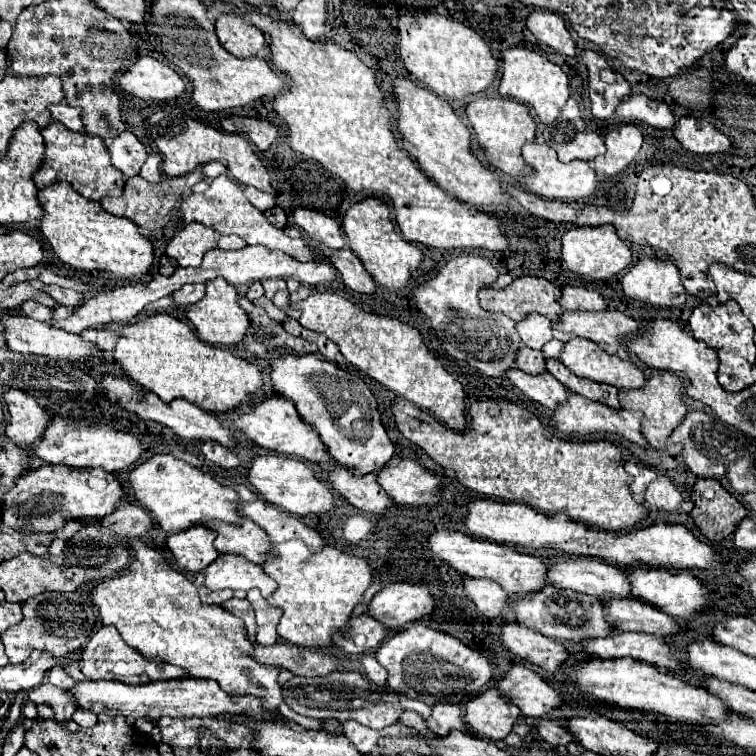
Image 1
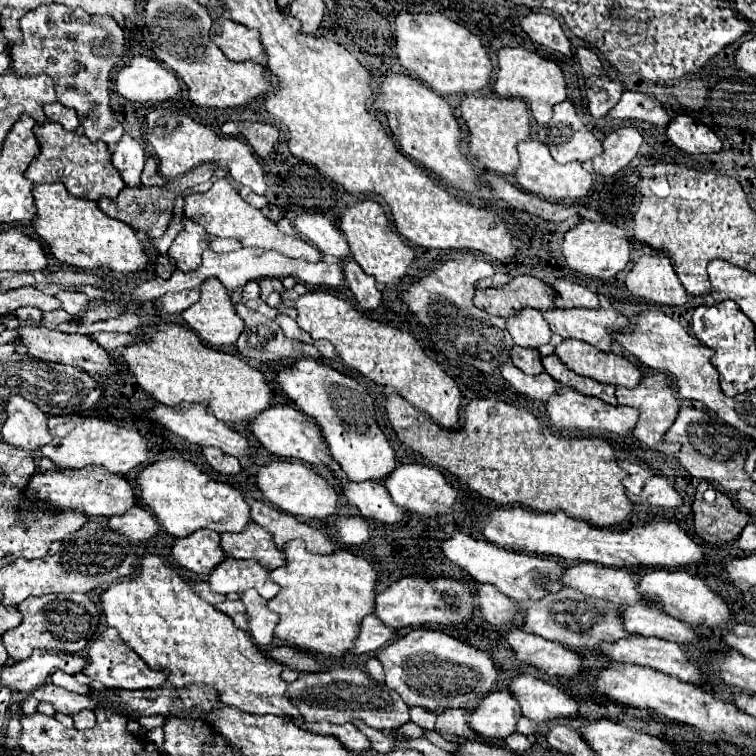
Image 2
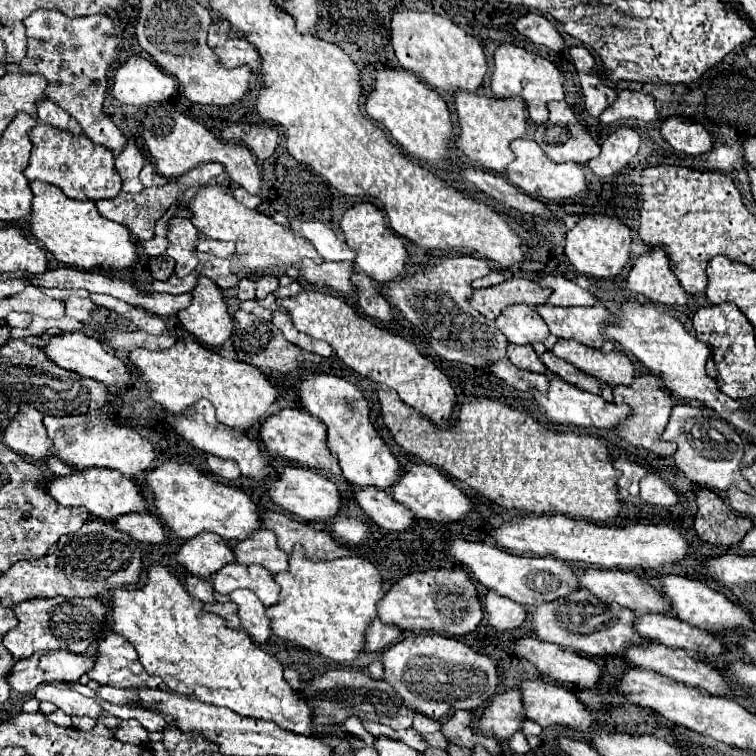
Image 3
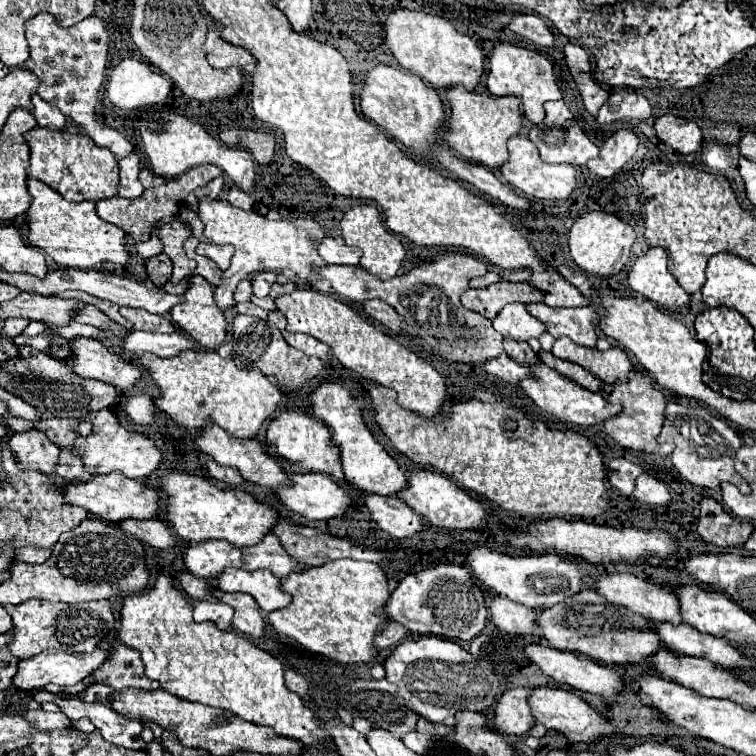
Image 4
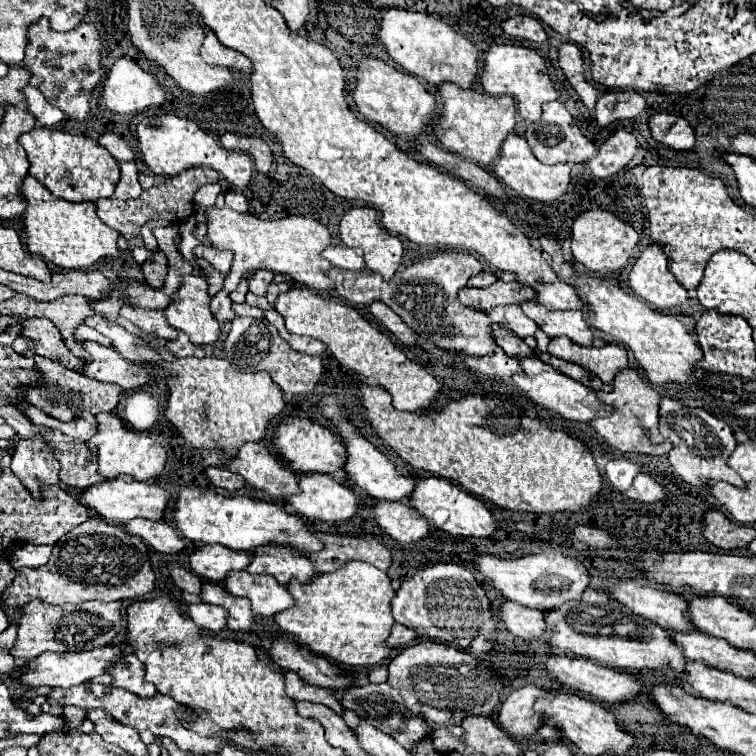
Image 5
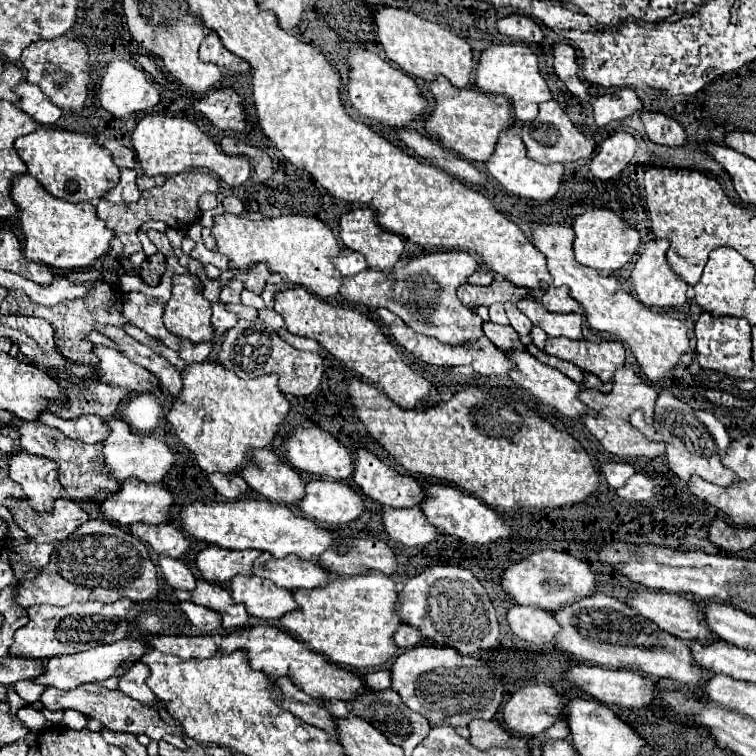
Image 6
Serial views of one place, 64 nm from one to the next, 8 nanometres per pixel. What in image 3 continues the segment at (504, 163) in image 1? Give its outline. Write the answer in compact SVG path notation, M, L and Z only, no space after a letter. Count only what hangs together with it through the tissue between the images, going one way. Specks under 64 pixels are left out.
M458 90L454 92L458 122L460 122L460 136L456 136L456 148L462 150L472 162L478 162L480 166L504 172L506 166L514 160L514 154L510 150L510 142L524 136L526 132L526 108L524 100L512 96L512 98L494 98L494 96L480 96L474 92Z

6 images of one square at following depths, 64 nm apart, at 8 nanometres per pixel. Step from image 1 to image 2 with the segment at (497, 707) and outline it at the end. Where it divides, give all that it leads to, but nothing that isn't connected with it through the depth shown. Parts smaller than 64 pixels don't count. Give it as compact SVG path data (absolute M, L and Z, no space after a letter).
M510 690L492 692L470 714L470 726L482 738L504 740L516 732L516 722L520 716L520 706Z

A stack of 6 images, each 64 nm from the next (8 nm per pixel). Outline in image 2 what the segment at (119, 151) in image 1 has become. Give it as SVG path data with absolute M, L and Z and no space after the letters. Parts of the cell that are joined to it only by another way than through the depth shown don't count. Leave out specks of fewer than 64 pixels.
M124 134L112 152L112 164L120 172L126 186L132 186L132 188L140 186L140 172L144 168L144 162L146 162L146 156L142 146L132 136Z

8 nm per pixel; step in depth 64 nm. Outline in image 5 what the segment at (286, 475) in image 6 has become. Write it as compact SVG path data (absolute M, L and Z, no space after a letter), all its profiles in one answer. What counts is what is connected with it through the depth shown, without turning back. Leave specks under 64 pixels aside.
M260 442L244 444L238 456L228 462L228 470L240 474L252 488L278 500L286 500L300 492L298 476L292 470L286 470Z

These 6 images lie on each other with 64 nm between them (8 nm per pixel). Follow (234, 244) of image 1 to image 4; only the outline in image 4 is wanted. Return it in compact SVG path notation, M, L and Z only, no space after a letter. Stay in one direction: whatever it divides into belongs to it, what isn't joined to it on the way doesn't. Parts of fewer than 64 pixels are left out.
M200 242L198 248L196 248L196 254L210 258L220 268L228 268L230 260L234 256L234 250L232 250L232 246L218 246L218 244L212 244L212 242Z

